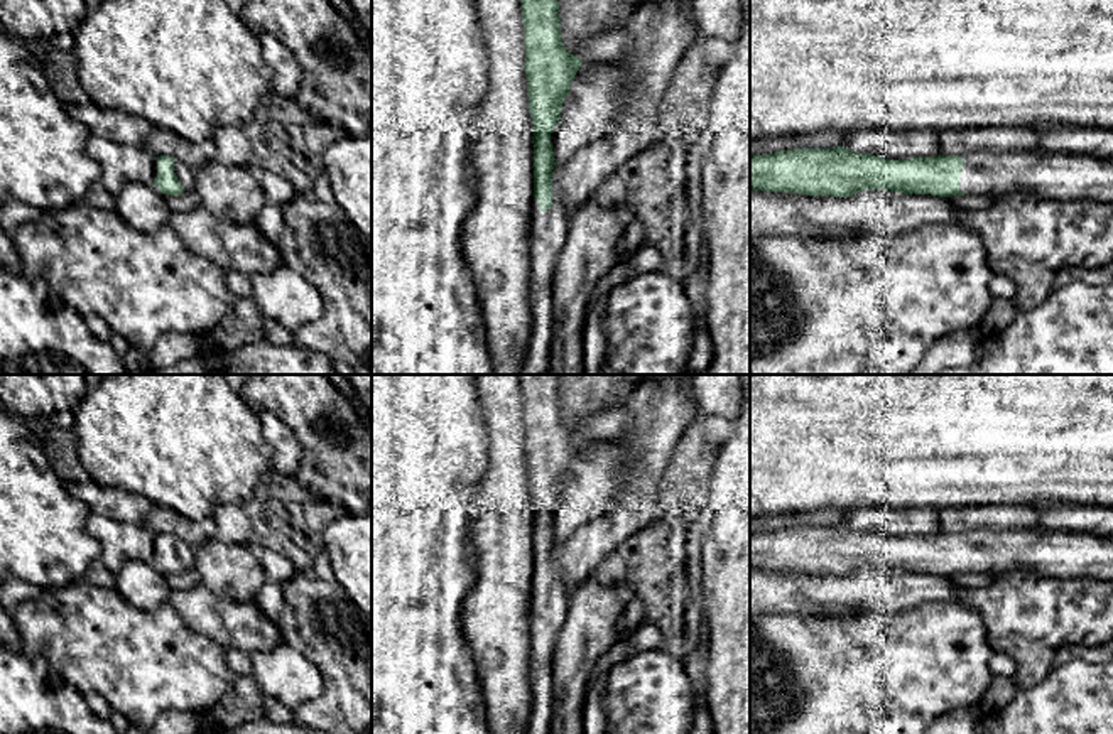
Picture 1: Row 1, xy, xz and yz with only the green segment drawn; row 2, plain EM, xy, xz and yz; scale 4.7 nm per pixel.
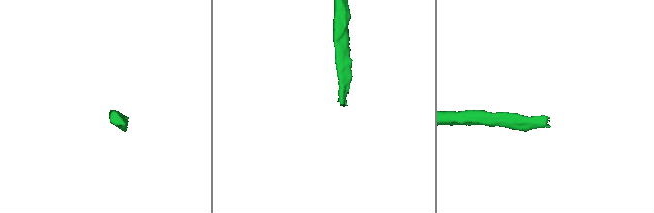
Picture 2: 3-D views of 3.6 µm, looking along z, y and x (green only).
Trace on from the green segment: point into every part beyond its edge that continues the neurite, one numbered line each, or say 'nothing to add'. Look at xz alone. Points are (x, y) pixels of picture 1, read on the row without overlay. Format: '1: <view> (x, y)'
1: xz (548, 608)

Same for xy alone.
1: xy (184, 554)

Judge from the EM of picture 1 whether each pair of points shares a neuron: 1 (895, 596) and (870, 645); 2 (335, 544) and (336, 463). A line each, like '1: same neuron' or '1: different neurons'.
1: different neurons
2: different neurons

